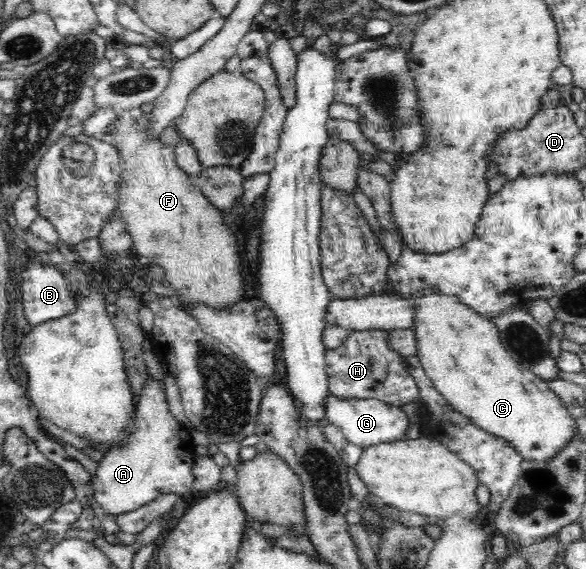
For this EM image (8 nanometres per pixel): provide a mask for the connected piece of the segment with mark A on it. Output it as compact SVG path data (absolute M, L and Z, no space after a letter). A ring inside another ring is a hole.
M149 375L142 393L139 394L136 403L136 427L133 429L133 437L124 448L117 448L104 455L99 461L93 484L93 501L95 505L103 509L103 514L119 516L140 509L143 504L153 501L161 493L175 493L179 497L187 498L193 490L193 466L195 463L195 443L189 435L189 431L182 423L178 423L169 411L169 405L165 395L165 385Z

